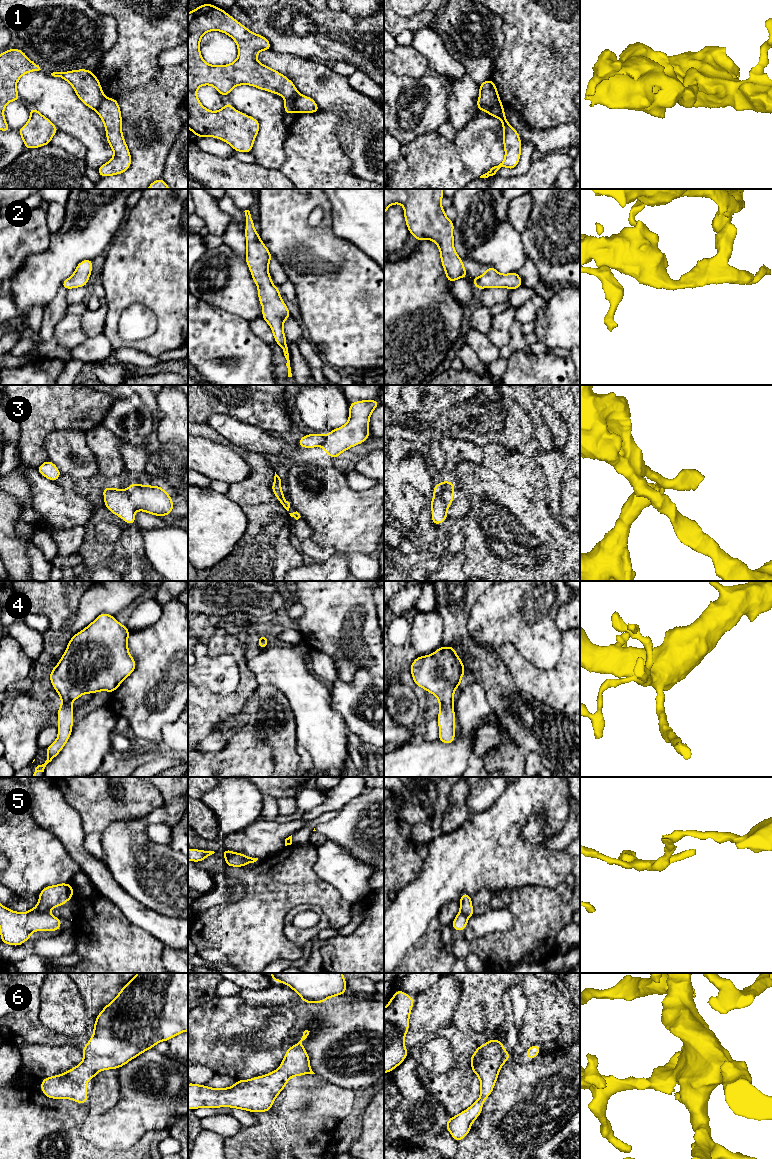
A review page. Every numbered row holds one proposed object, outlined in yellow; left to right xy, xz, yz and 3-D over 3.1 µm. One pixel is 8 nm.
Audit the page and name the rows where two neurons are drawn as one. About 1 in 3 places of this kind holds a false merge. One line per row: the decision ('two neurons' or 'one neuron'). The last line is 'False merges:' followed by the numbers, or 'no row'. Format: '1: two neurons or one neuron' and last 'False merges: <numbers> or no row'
1: two neurons
2: one neuron
3: two neurons
4: one neuron
5: two neurons
6: one neuron
False merges: 1, 3, 5

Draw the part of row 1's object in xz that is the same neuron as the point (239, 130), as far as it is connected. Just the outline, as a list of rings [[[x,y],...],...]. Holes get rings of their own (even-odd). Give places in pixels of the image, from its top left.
[[[210,3],[202,4],[188,13],[188,128],[196,137],[214,137],[228,143],[236,152],[251,153],[260,129],[257,119],[234,109],[229,102],[219,111],[206,109],[197,97],[197,89],[203,85],[213,86],[223,97],[239,85],[250,85],[261,90],[279,94],[285,100],[285,116],[294,112],[298,90],[294,83],[280,72],[261,64],[256,55],[260,51],[272,50],[268,39],[251,32],[223,9]],[[209,31],[220,31],[230,36],[238,47],[238,58],[227,65],[210,65],[200,53],[200,40]]]

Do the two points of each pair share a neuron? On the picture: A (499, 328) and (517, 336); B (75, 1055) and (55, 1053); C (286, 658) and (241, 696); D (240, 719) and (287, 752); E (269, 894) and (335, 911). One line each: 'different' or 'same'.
A: different
B: same
C: different
D: same
E: same

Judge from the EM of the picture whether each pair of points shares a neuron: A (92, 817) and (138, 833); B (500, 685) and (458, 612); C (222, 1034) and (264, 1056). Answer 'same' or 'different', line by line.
A: different
B: same
C: same

